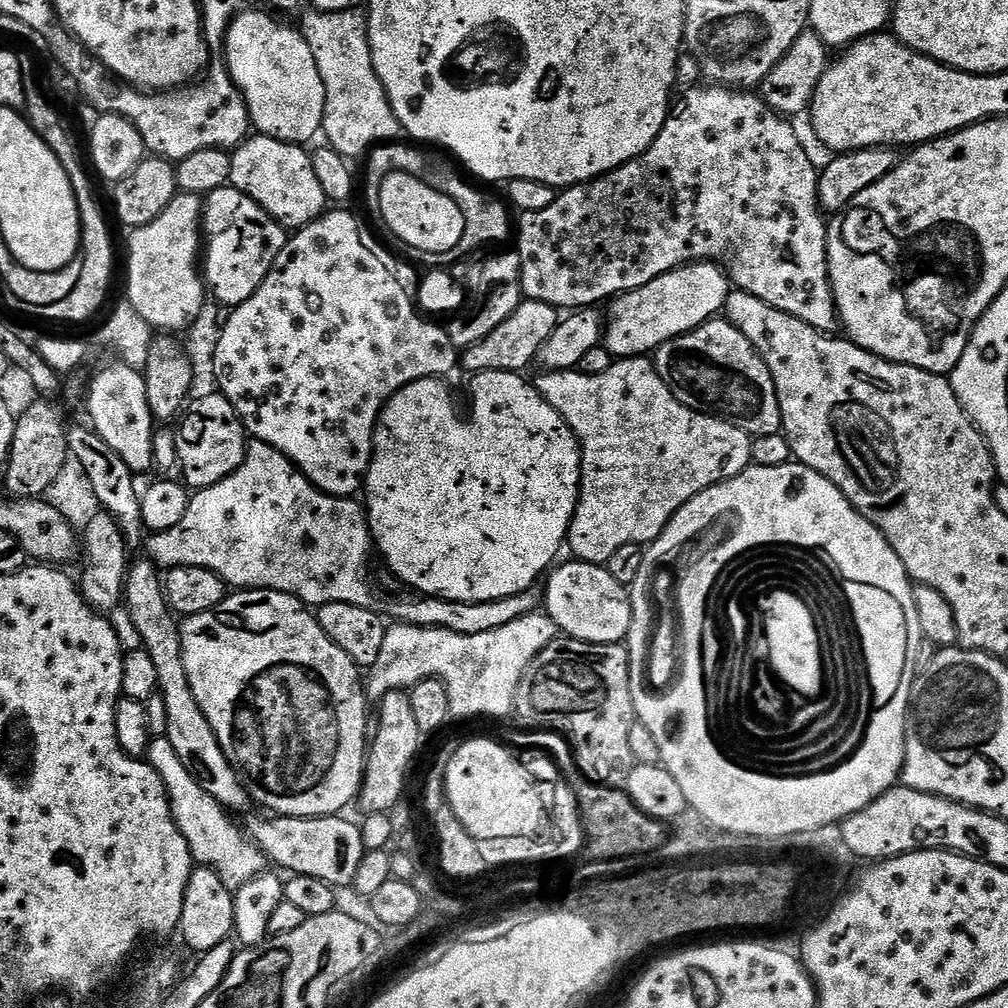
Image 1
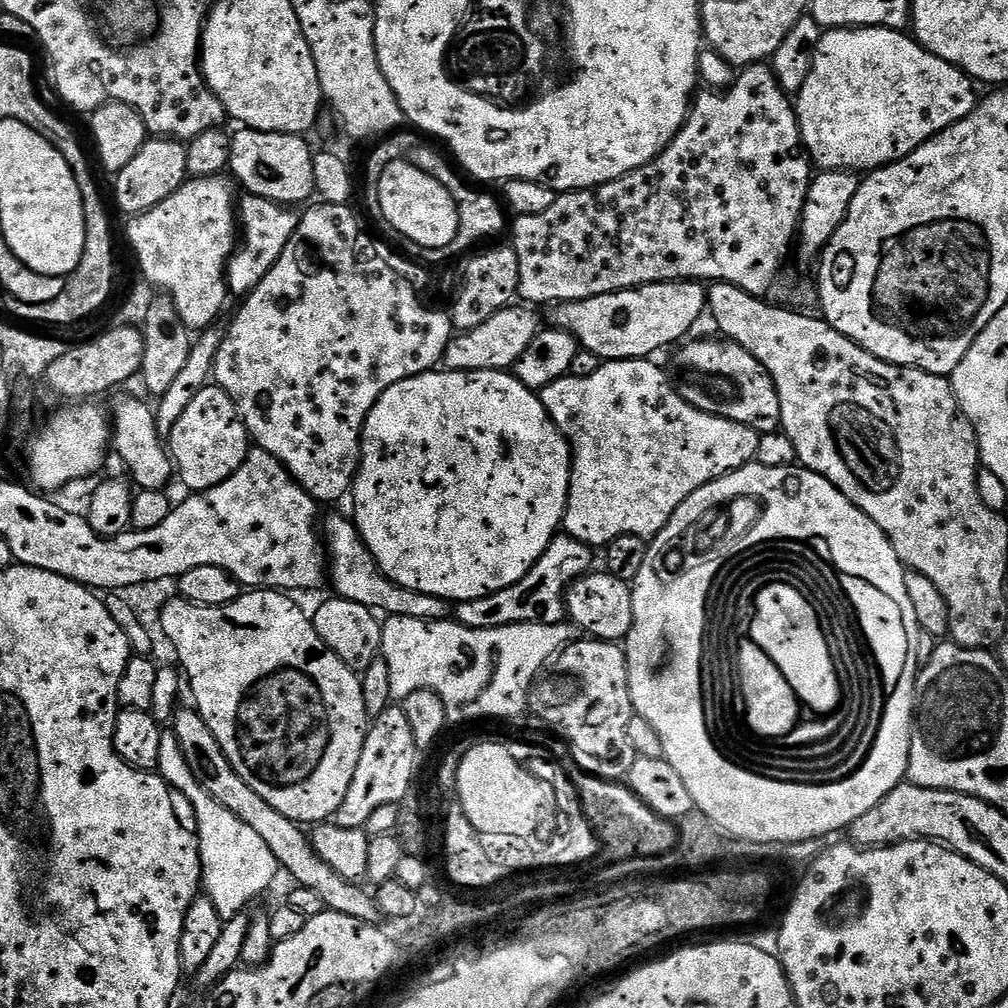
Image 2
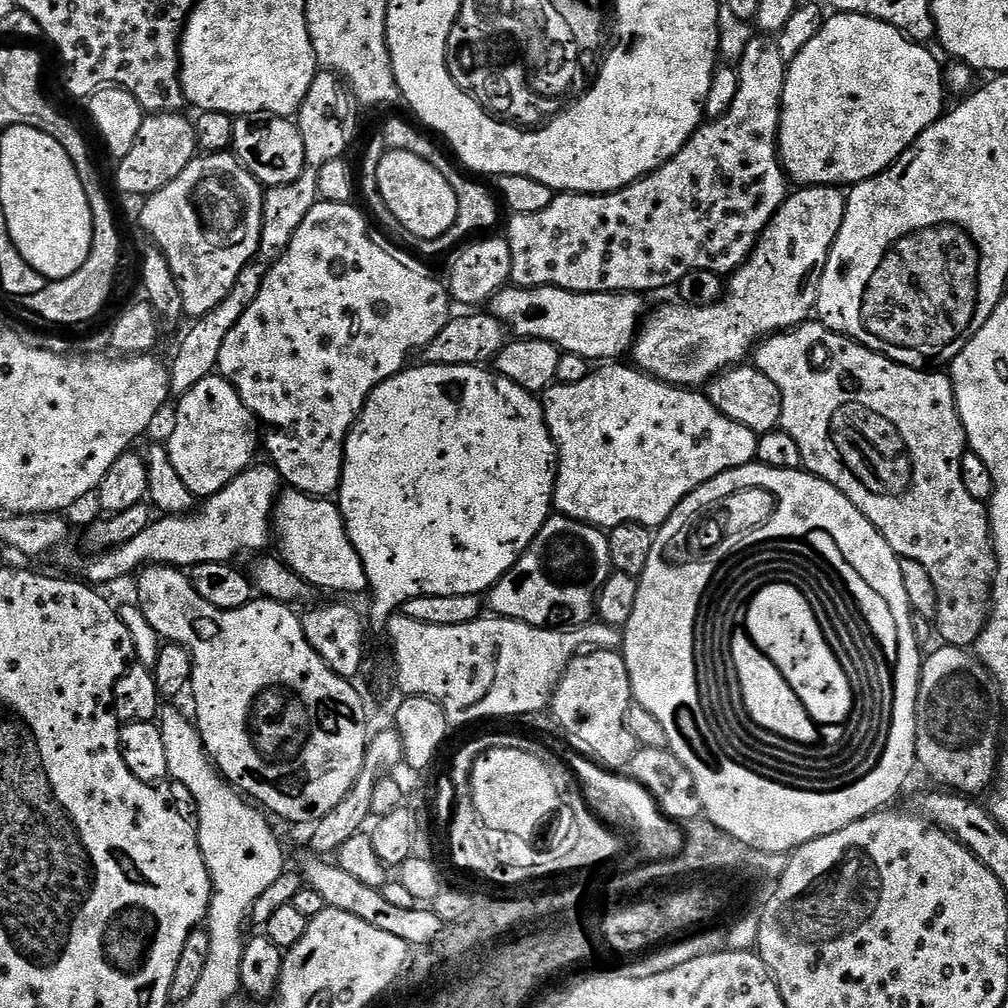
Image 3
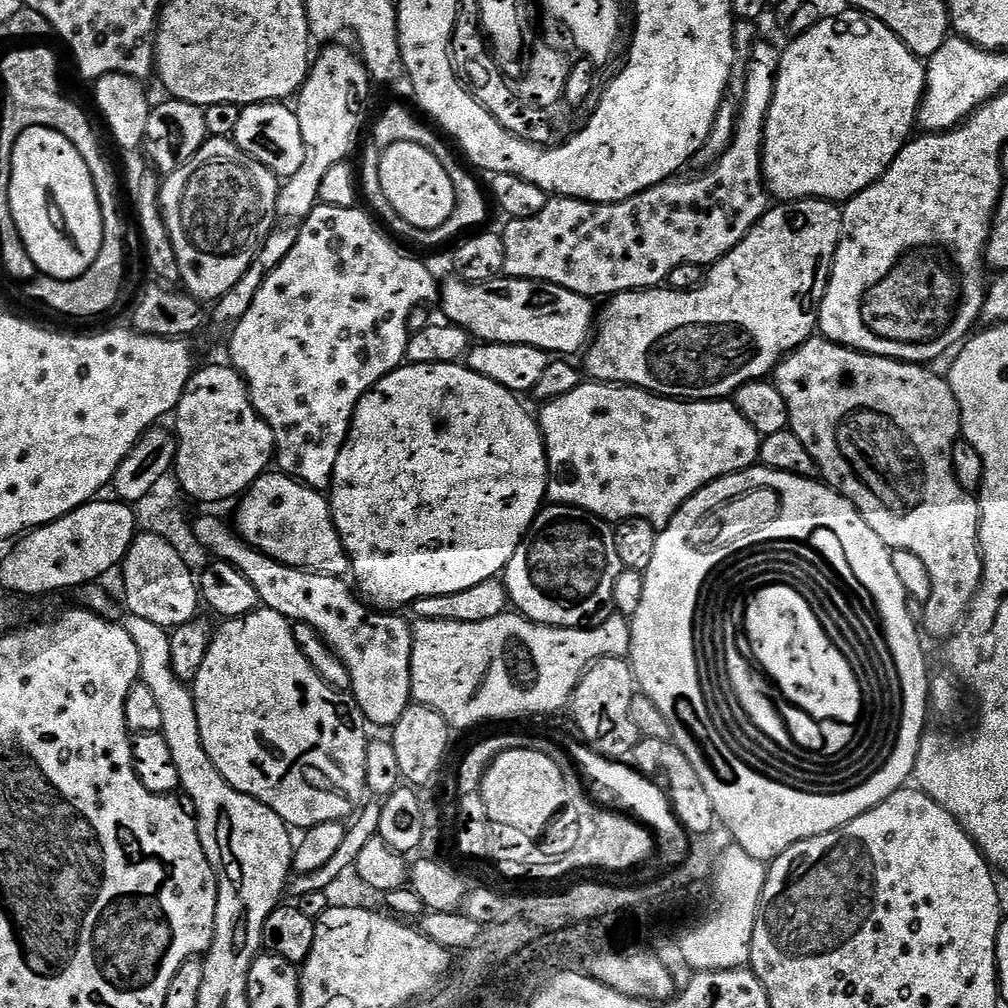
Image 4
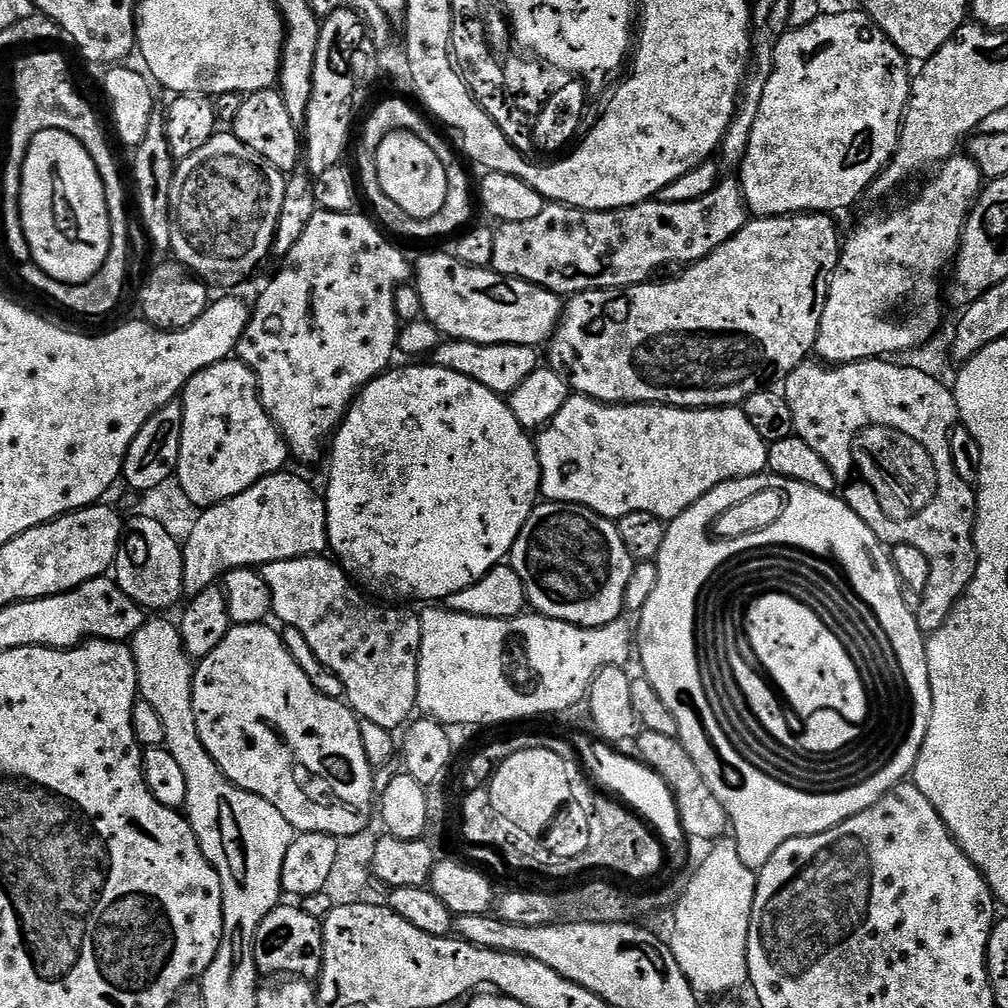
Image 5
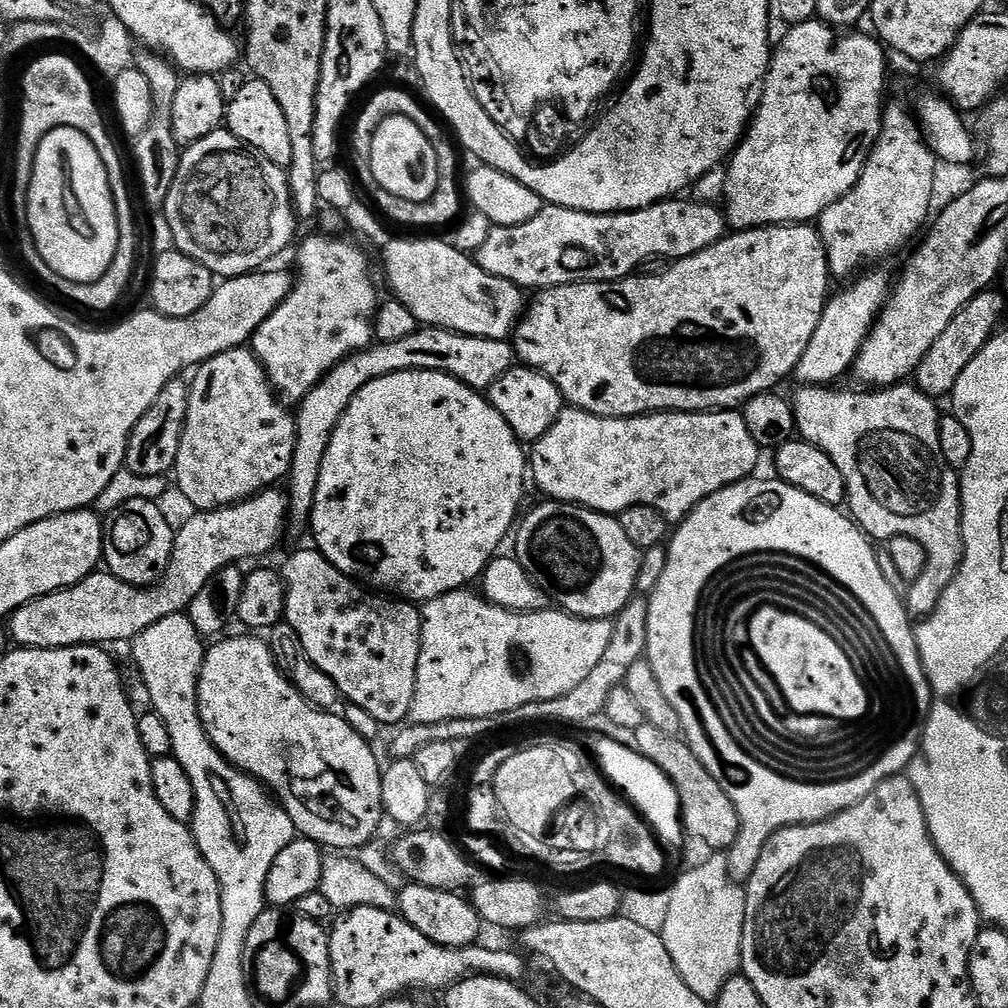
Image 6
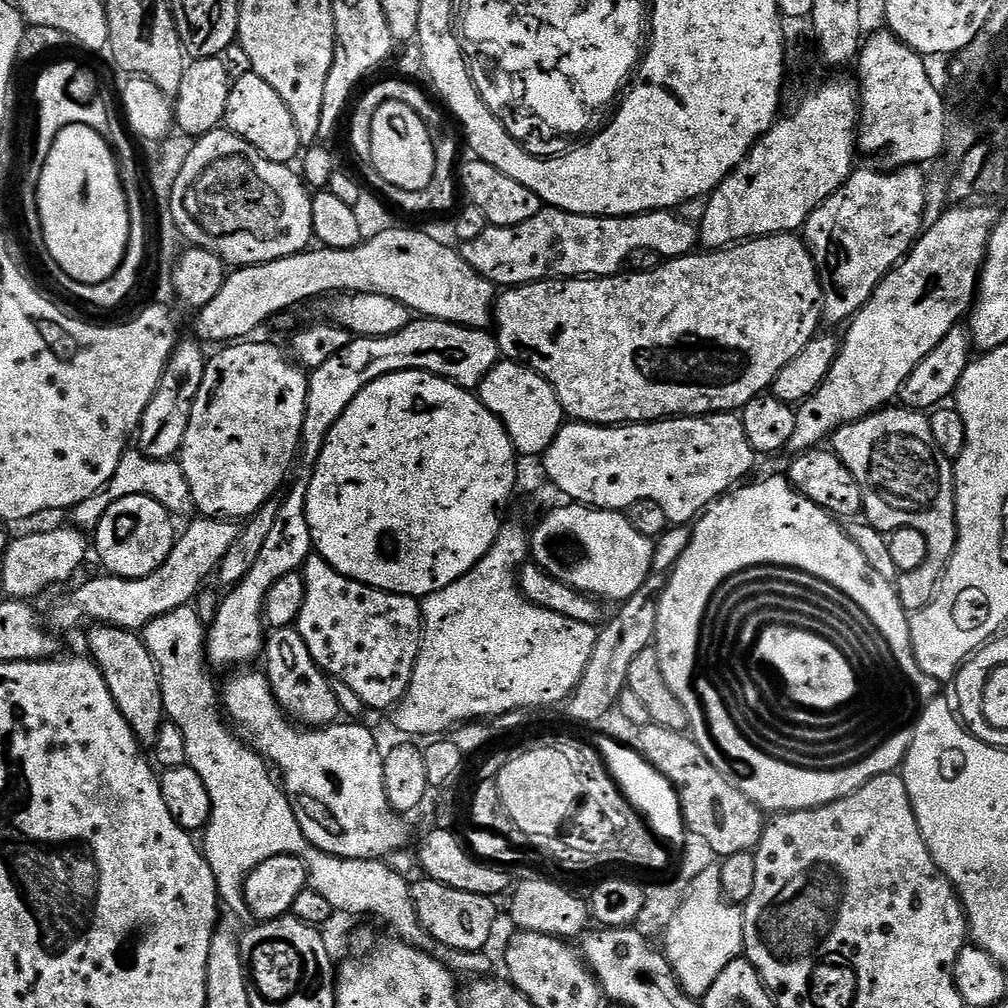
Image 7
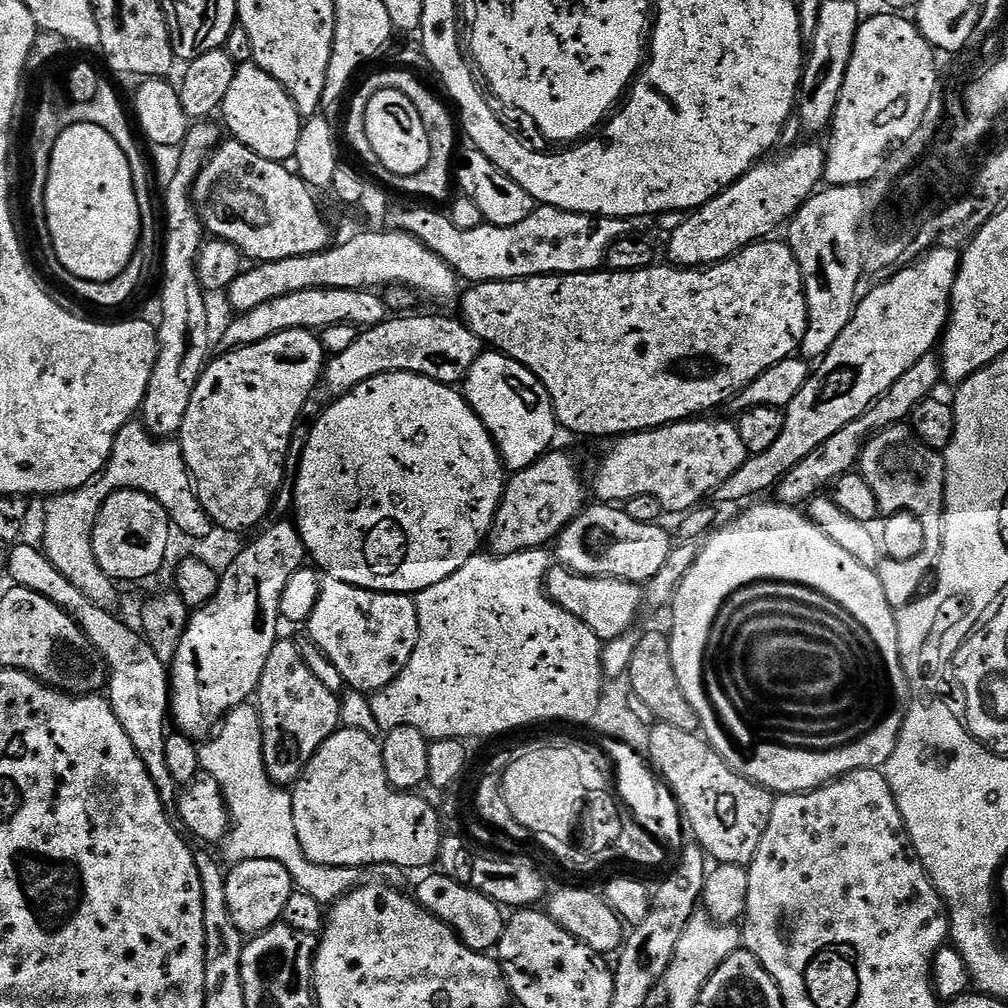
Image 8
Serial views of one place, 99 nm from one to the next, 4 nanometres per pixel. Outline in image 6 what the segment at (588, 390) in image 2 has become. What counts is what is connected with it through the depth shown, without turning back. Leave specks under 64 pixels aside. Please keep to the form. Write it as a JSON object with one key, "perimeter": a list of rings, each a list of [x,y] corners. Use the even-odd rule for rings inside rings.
{"perimeter":[[[565,407],[560,417],[550,426],[550,430],[540,440],[535,441],[530,448],[530,476],[536,479],[536,484],[545,492],[548,500],[559,500],[561,504],[579,504],[581,508],[589,508],[595,512],[619,514],[630,506],[645,504],[654,506],[654,510],[662,510],[662,514],[669,522],[685,520],[692,513],[694,506],[710,494],[722,490],[731,484],[737,484],[740,480],[749,479],[762,456],[762,450],[754,442],[750,430],[746,430],[746,422],[743,415],[736,410],[717,410],[715,412],[654,412],[646,416],[627,416],[626,418],[606,418],[584,412],[580,408]]]}

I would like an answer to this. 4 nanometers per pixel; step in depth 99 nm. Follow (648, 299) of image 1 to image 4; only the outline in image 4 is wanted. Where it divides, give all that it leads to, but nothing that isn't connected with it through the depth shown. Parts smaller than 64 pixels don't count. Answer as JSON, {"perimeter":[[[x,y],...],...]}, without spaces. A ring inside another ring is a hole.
{"perimeter":[[[459,278],[451,279],[445,284],[443,281],[438,292],[438,305],[444,311],[443,319],[466,329],[469,337],[477,341],[521,344],[541,348],[549,354],[568,354],[564,352],[579,353],[593,335],[594,319],[598,314],[595,307],[592,309],[593,301],[557,284],[511,278],[470,284]]]}

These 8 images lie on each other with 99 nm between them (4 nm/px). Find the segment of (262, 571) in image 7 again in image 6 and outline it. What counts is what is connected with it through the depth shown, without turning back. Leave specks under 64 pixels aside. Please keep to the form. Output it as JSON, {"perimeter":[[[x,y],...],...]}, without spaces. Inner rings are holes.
{"perimeter":[[[421,327],[410,338],[402,338],[399,342],[389,344],[373,343],[362,352],[355,352],[342,361],[334,370],[330,370],[310,390],[310,394],[299,401],[300,413],[295,413],[296,441],[294,442],[294,458],[292,468],[286,477],[286,495],[288,497],[288,516],[293,525],[309,523],[314,494],[318,490],[318,474],[322,470],[322,458],[326,458],[326,449],[330,447],[330,438],[334,438],[334,430],[346,414],[346,406],[354,402],[354,394],[362,390],[372,380],[382,378],[395,372],[444,372],[462,381],[466,386],[477,390],[487,390],[502,374],[514,367],[516,349],[508,340],[494,338],[478,338],[463,336],[445,328]]]}

